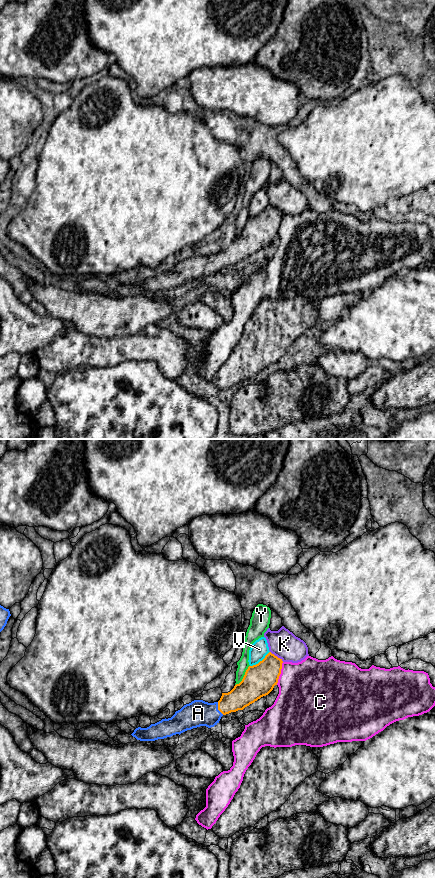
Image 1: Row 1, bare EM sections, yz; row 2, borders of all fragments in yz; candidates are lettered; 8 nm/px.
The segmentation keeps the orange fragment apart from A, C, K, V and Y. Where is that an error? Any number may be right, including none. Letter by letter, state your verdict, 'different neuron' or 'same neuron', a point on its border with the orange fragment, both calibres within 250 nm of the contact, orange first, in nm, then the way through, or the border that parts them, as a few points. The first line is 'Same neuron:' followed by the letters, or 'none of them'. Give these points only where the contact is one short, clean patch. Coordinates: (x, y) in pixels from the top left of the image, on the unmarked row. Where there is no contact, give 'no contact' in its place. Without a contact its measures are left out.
Same neuron: A
A: same neuron | yz (218, 260) | 190/220 nm | across yz (245, 245), (218, 260), (211, 265), (198, 265)
C: different neuron | yz (280, 225) | 260/440 nm
K: different neuron | yz (276, 208) | 260/220 nm
V: different neuron | yz (260, 213) | 260/140 nm
Y: different neuron | yz (244, 228) | 260/90 nm

